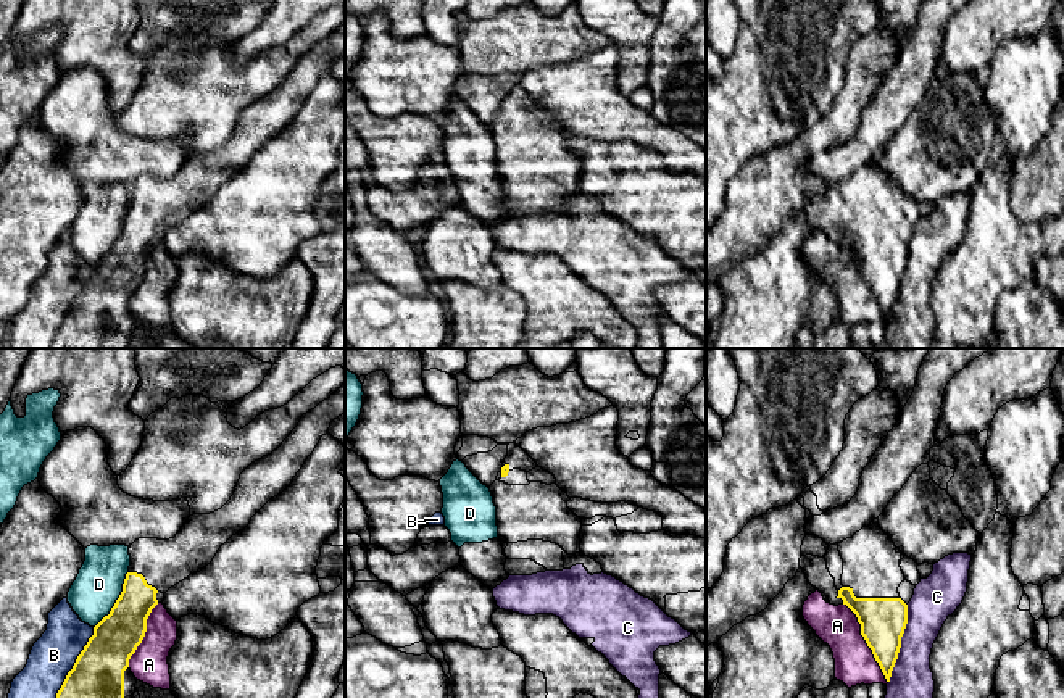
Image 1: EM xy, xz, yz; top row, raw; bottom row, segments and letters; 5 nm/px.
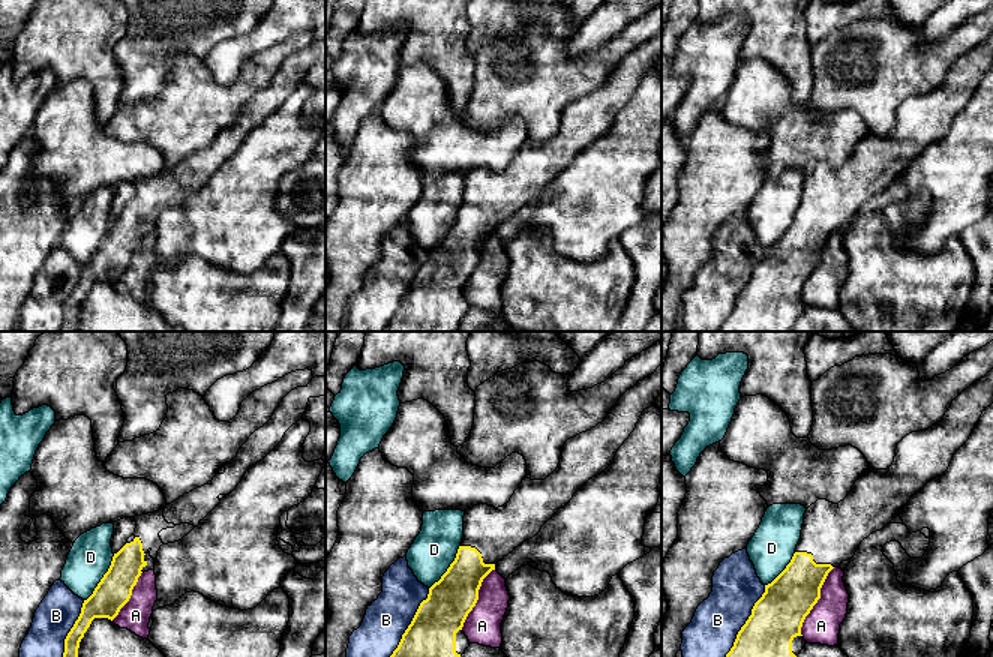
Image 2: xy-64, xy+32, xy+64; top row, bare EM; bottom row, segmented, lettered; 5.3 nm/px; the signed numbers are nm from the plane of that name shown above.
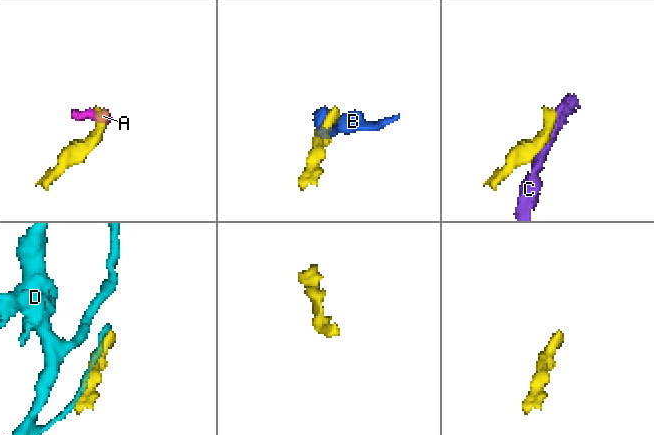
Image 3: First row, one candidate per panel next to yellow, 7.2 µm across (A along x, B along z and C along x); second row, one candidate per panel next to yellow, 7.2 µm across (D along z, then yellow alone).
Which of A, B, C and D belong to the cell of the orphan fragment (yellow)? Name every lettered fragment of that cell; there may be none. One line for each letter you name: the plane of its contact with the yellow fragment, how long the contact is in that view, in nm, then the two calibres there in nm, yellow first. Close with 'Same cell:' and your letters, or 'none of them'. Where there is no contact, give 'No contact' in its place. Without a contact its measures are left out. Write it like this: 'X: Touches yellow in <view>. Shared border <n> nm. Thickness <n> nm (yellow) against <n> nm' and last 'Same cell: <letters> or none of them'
Same cell: none of them

